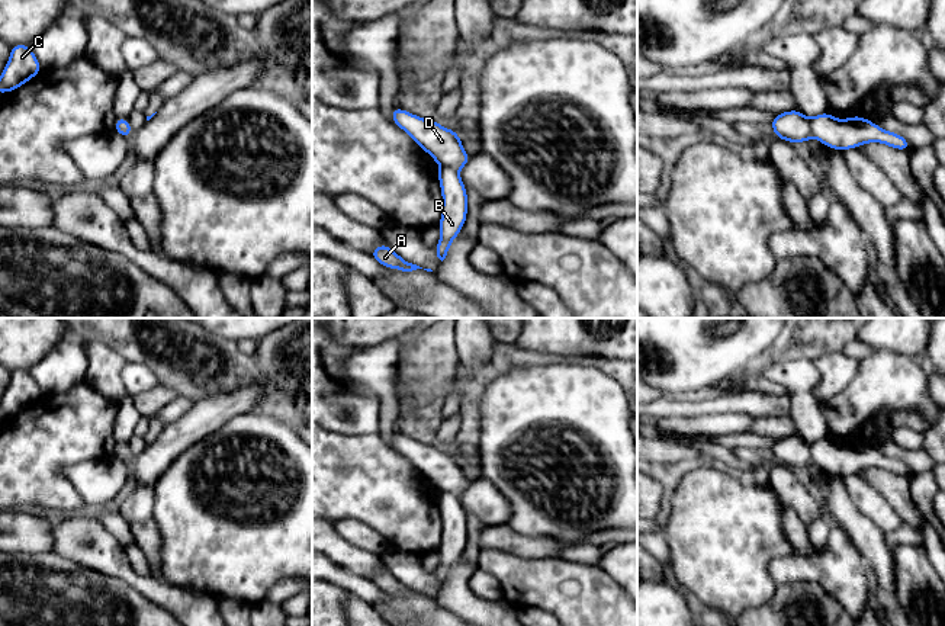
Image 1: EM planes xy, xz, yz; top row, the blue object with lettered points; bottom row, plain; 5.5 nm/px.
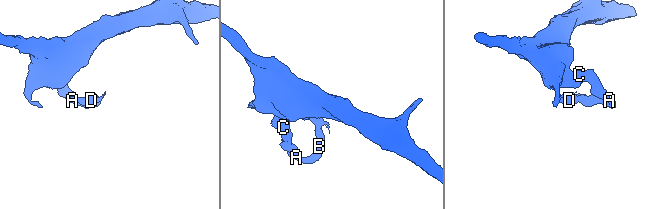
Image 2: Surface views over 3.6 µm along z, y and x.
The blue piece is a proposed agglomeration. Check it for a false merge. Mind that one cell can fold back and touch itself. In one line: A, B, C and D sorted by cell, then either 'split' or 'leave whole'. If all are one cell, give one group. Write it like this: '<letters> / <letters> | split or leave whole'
A B C D | leave whole

